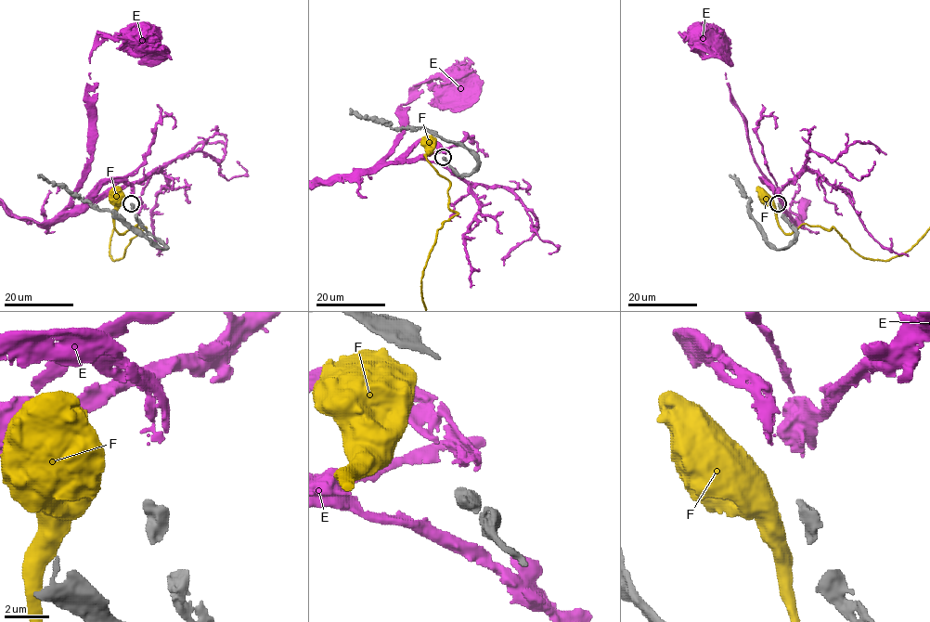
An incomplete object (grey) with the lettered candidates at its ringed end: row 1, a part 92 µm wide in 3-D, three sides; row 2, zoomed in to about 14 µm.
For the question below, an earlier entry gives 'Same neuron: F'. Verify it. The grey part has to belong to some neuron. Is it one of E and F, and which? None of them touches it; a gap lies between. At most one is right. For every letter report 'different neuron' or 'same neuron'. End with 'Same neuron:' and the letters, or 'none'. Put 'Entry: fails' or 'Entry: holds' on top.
Entry: fails
E: same neuron
F: different neuron
Same neuron: E

